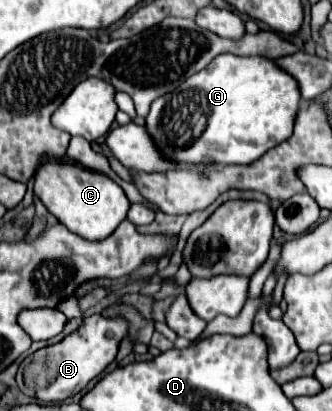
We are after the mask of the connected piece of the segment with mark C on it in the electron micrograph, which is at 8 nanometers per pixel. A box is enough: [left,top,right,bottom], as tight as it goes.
[33,158,131,240]

